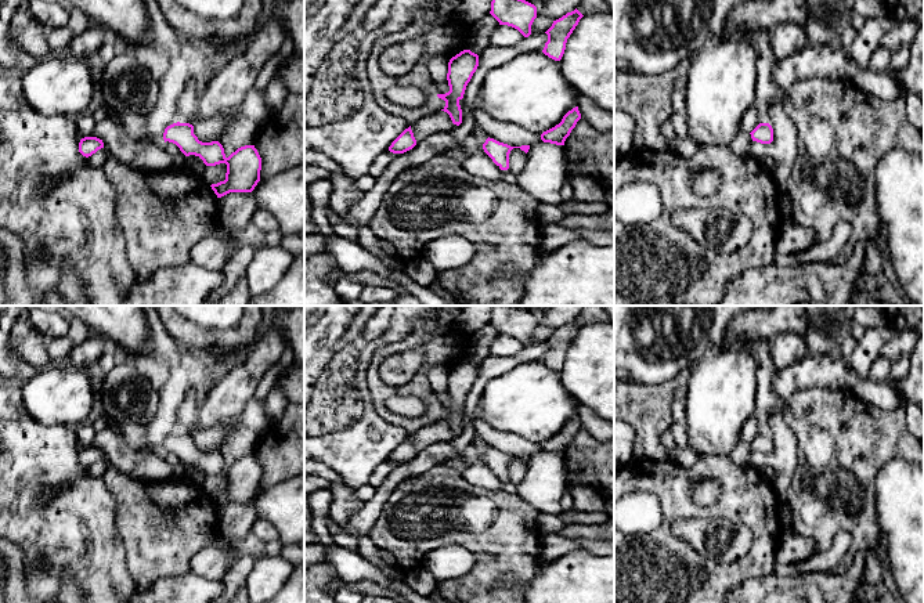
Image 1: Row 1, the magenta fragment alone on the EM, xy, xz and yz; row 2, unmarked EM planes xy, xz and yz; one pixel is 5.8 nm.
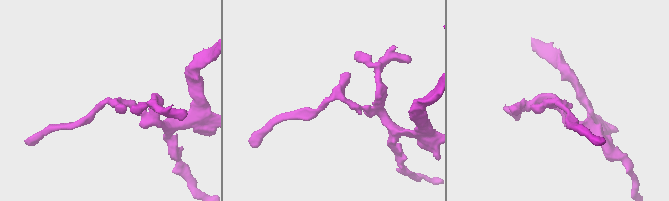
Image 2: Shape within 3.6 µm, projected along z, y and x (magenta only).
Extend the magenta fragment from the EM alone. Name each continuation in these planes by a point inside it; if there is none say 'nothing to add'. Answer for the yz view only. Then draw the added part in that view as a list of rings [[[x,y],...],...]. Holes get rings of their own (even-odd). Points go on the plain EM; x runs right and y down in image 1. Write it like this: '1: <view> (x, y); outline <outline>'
nothing to add

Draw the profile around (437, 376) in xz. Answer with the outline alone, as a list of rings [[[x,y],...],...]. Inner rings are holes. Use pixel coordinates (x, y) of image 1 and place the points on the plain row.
[[[436,365],[427,373],[432,390],[437,394],[437,404],[445,404],[450,401],[447,383],[448,383],[448,369],[443,365]]]

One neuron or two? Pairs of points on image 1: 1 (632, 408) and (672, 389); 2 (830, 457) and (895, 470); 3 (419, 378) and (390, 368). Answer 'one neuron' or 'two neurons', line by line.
1: one neuron
2: two neurons
3: two neurons

